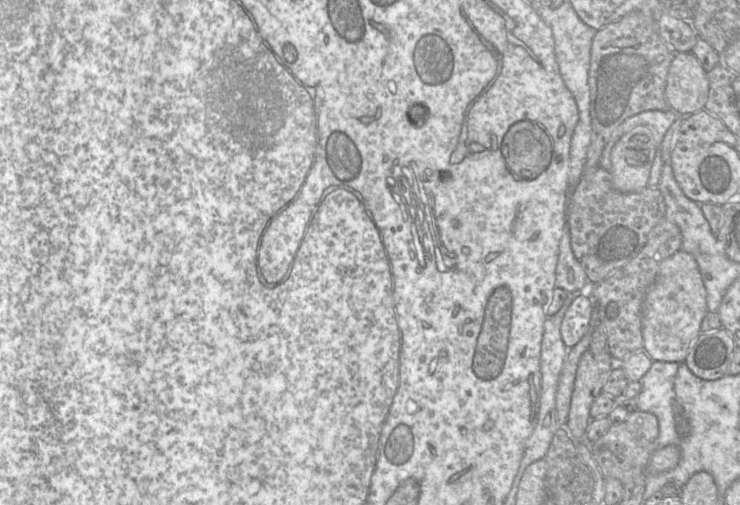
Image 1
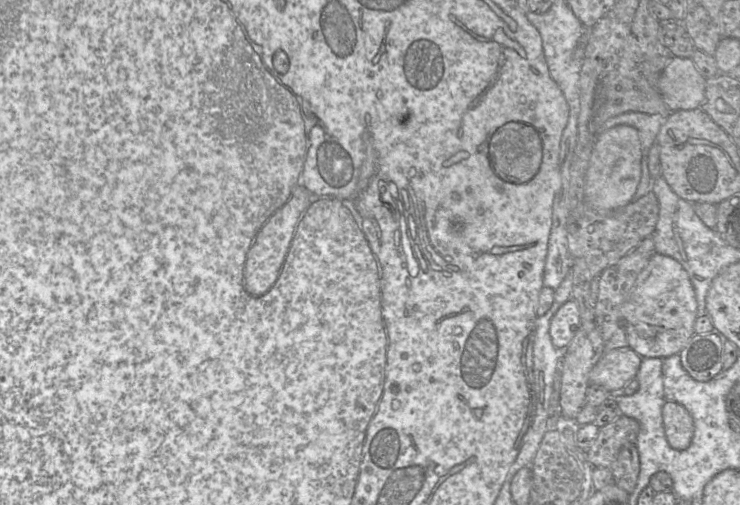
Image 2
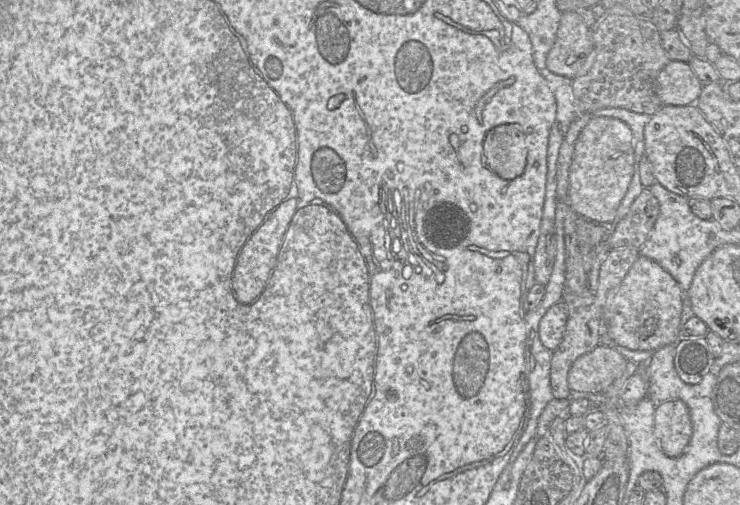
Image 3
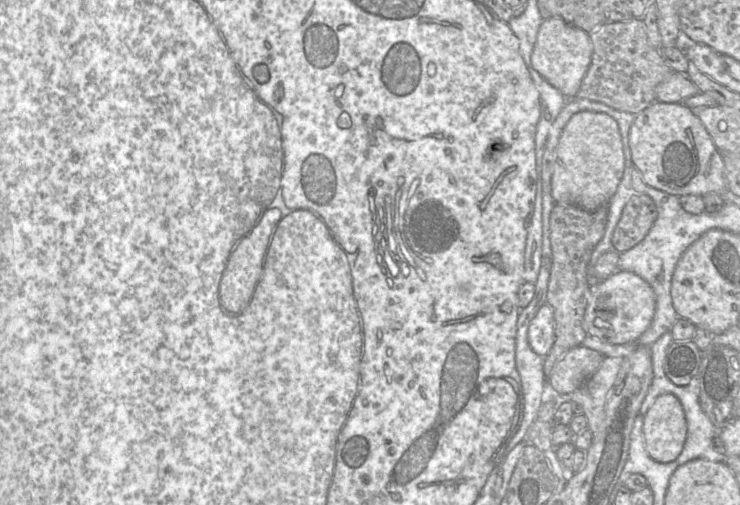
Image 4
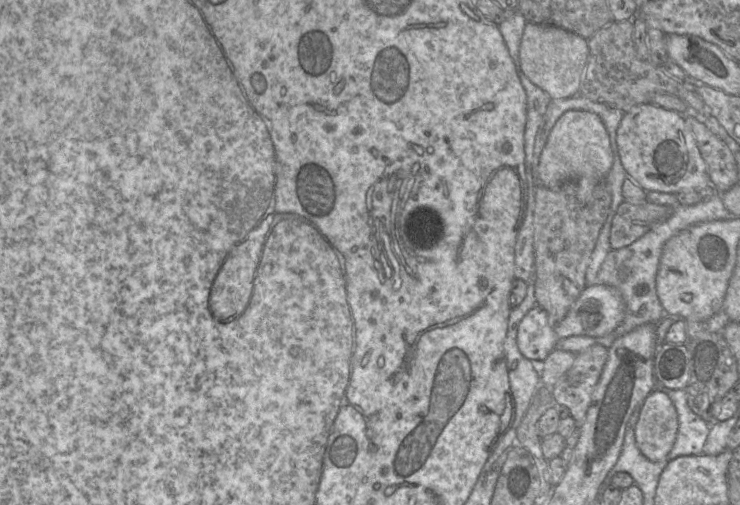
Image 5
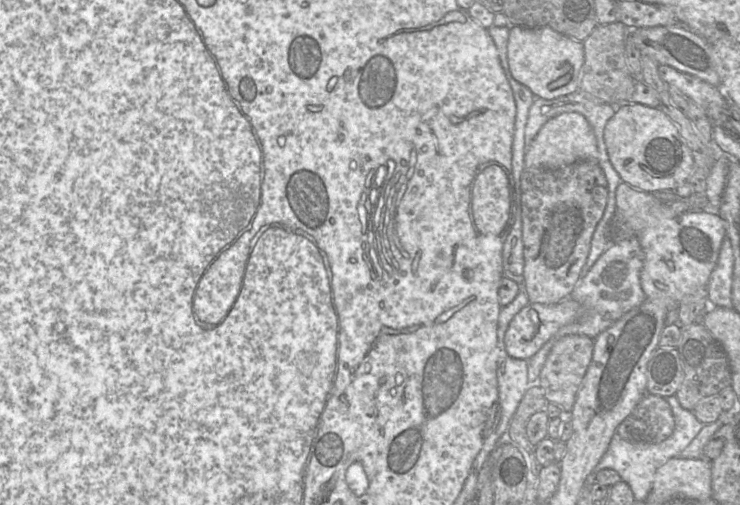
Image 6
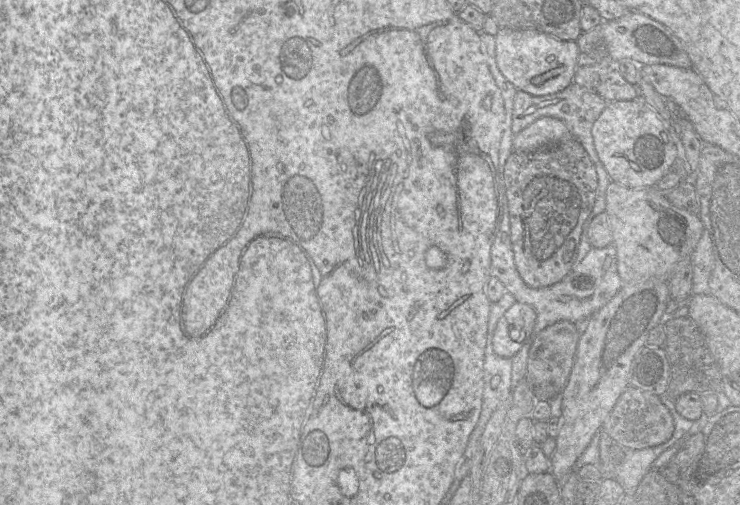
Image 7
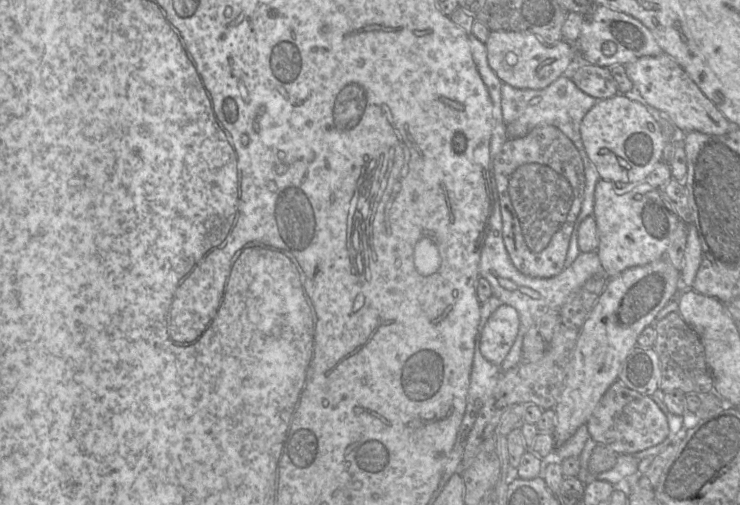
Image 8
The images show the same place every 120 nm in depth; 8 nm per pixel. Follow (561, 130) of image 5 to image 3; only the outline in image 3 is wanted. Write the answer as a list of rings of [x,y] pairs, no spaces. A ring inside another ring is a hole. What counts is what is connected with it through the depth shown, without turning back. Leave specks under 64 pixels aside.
[[[594,117],[583,128],[571,161],[561,156],[557,164],[557,196],[565,200],[581,217],[595,223],[611,223],[631,182],[635,158],[630,127],[617,118]],[[570,163],[570,168],[567,169]]]

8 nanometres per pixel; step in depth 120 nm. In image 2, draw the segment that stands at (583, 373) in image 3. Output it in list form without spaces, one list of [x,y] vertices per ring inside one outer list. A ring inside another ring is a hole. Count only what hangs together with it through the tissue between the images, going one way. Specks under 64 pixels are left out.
[[[629,347],[607,350],[590,371],[589,385],[618,391],[635,379],[641,360],[642,357]]]

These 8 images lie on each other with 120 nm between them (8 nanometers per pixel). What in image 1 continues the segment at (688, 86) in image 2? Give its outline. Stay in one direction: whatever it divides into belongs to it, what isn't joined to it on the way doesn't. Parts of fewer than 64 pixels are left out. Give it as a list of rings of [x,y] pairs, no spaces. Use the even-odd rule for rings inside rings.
[[[692,52],[676,53],[667,75],[665,98],[680,117],[705,107],[709,92],[708,73]]]

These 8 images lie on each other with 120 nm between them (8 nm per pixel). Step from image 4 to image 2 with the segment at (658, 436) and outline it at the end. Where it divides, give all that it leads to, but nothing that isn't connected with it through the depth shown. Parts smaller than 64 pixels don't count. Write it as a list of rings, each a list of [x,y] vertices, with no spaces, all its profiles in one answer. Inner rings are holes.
[[[666,401],[662,408],[666,439],[675,450],[686,450],[694,435],[694,421],[687,409],[673,401]]]

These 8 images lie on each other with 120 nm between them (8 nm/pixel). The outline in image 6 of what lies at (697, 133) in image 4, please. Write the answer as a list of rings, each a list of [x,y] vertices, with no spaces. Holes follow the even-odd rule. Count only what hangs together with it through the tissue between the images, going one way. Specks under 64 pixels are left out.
[[[621,103],[605,126],[604,141],[610,162],[621,182],[644,192],[672,189],[687,182],[695,167],[692,152],[676,125],[658,107]]]

